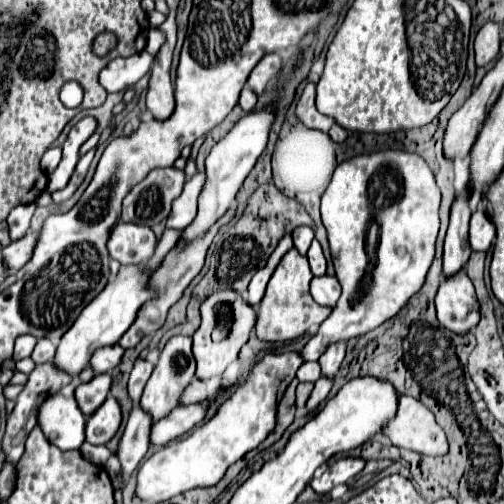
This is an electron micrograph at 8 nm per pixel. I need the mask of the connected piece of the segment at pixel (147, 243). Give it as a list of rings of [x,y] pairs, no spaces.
[[[119,222],[107,240],[109,256],[119,264],[141,264],[147,262],[155,252],[157,238],[151,228],[139,224]]]

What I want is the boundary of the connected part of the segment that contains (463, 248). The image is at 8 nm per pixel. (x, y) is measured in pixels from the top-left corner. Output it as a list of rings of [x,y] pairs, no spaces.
[[[465,190],[451,208],[451,222],[449,222],[449,230],[445,236],[445,250],[443,250],[445,276],[453,276],[459,270],[463,270],[471,256],[469,218],[471,218],[471,210],[469,210],[469,198]]]

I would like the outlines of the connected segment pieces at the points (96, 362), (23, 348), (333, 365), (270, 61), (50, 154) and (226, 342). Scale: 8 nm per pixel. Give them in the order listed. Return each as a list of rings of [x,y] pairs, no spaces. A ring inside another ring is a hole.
[[[119,344],[107,346],[107,348],[99,348],[99,352],[93,352],[93,354],[91,354],[89,366],[93,368],[95,374],[109,372],[109,370],[113,370],[113,368],[121,362],[123,352],[125,352],[125,350],[123,350]]]
[[[23,334],[15,340],[15,354],[13,354],[13,360],[21,360],[21,358],[27,358],[31,356],[33,348],[35,348],[35,342],[37,338],[33,338],[31,334]]]
[[[335,342],[335,344],[331,344],[331,346],[323,352],[323,356],[319,358],[323,376],[333,376],[333,374],[339,370],[339,366],[341,366],[341,362],[343,362],[343,358],[345,358],[345,348],[347,348],[345,342]]]
[[[265,54],[265,56],[259,60],[259,64],[251,70],[249,80],[247,80],[247,86],[249,86],[257,96],[261,96],[263,90],[265,90],[265,86],[267,86],[267,82],[269,82],[273,76],[277,76],[279,70],[281,70],[281,58],[279,58],[277,54]]]
[[[49,148],[49,150],[43,154],[43,158],[41,158],[41,170],[43,170],[45,174],[53,172],[53,170],[57,168],[59,160],[61,160],[61,148]]]
[[[221,290],[213,296],[209,296],[203,304],[201,304],[201,316],[203,322],[199,326],[199,330],[193,334],[193,356],[197,360],[197,370],[195,370],[195,378],[199,380],[209,380],[215,376],[221,376],[225,372],[225,368],[237,360],[237,354],[241,350],[241,346],[249,340],[249,332],[255,326],[255,312],[253,308],[241,298],[237,296],[233,290]],[[219,304],[231,304],[231,322],[229,326],[221,326],[219,320]]]

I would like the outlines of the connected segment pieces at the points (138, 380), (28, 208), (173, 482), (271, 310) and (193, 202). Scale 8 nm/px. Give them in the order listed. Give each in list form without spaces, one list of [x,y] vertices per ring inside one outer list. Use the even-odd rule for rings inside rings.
[[[137,360],[135,362],[135,368],[131,370],[131,376],[129,376],[129,384],[127,384],[127,390],[129,390],[129,398],[133,404],[139,404],[139,398],[141,398],[141,392],[143,392],[143,386],[145,382],[149,380],[153,372],[153,364],[147,362],[147,360]]]
[[[25,204],[25,206],[15,206],[7,218],[7,224],[9,224],[9,234],[11,234],[11,240],[17,240],[21,238],[27,230],[29,230],[29,222],[31,222],[31,216],[35,212],[35,204]]]
[[[297,352],[265,354],[259,362],[255,362],[245,382],[233,388],[211,420],[203,422],[181,440],[169,442],[145,460],[137,472],[137,496],[145,502],[163,502],[193,488],[215,486],[233,462],[255,450],[273,432],[277,404],[301,364],[303,356]]]
[[[291,248],[287,256],[277,264],[269,284],[267,292],[259,304],[259,314],[257,314],[257,338],[259,340],[269,340],[269,342],[279,342],[279,340],[293,340],[297,336],[303,336],[311,326],[319,326],[329,314],[331,308],[319,306],[313,296],[309,294],[309,282],[313,274],[309,270],[307,256],[301,256],[297,248]]]
[[[197,172],[185,182],[183,192],[175,200],[173,210],[167,218],[167,228],[183,230],[195,220],[195,216],[197,216],[197,198],[203,190],[203,184],[205,184],[205,172]]]

